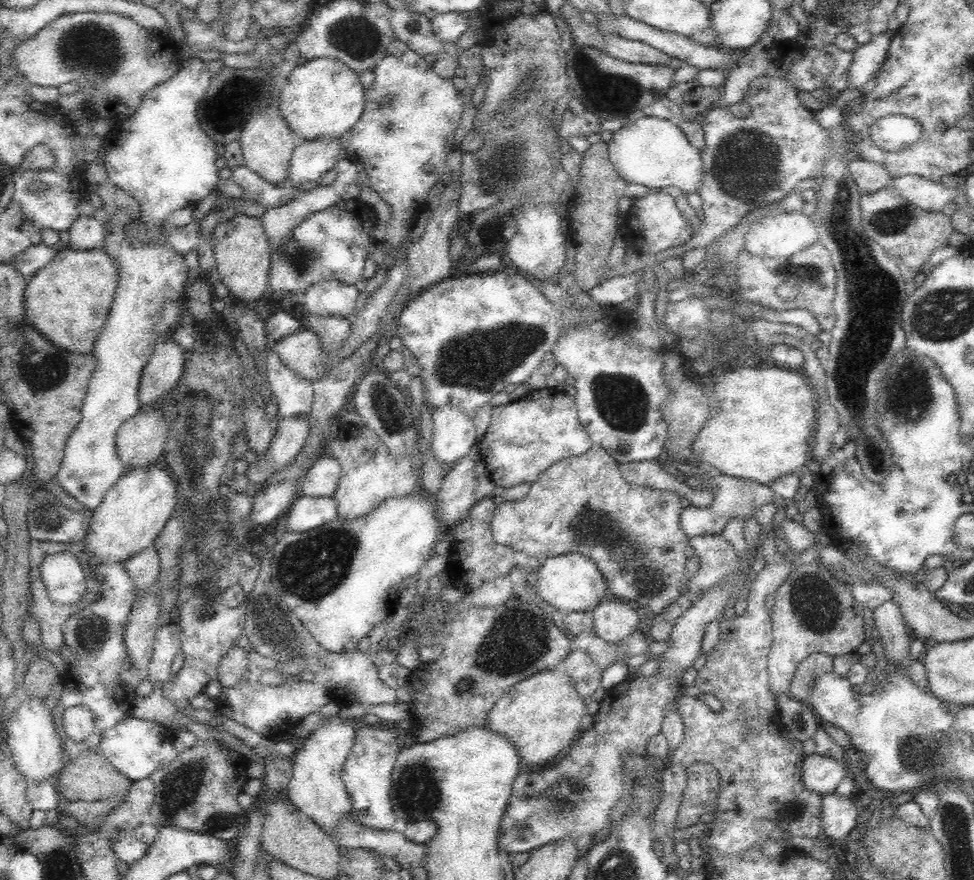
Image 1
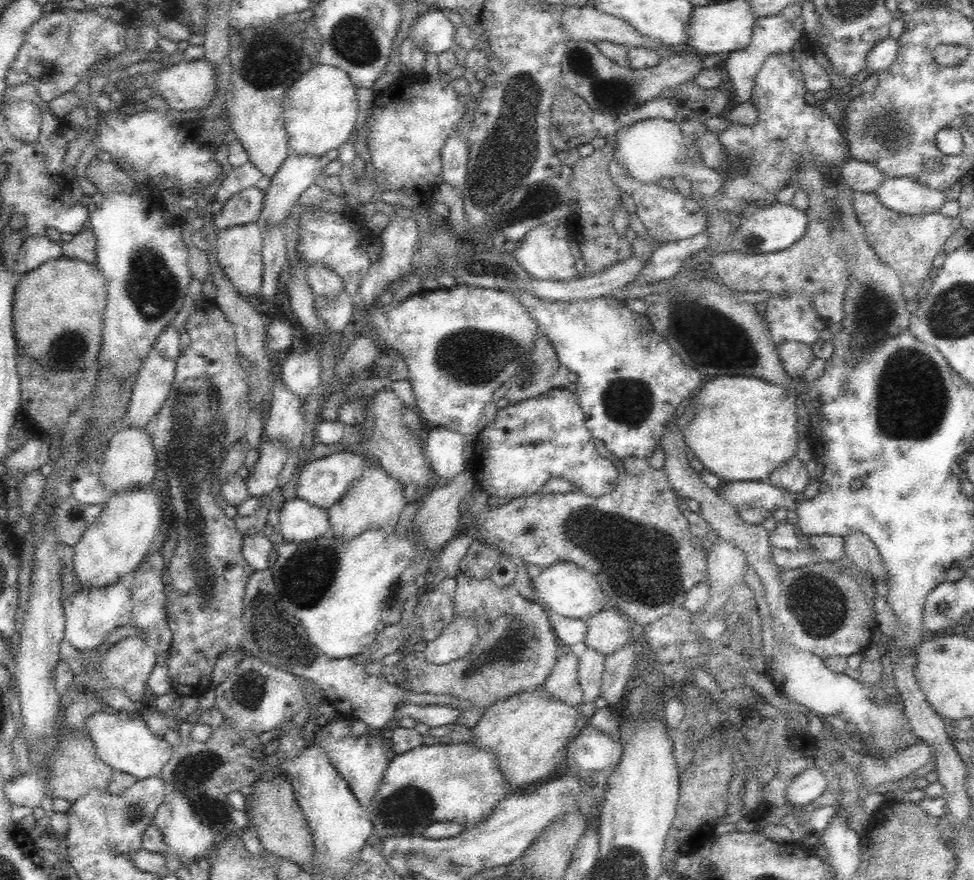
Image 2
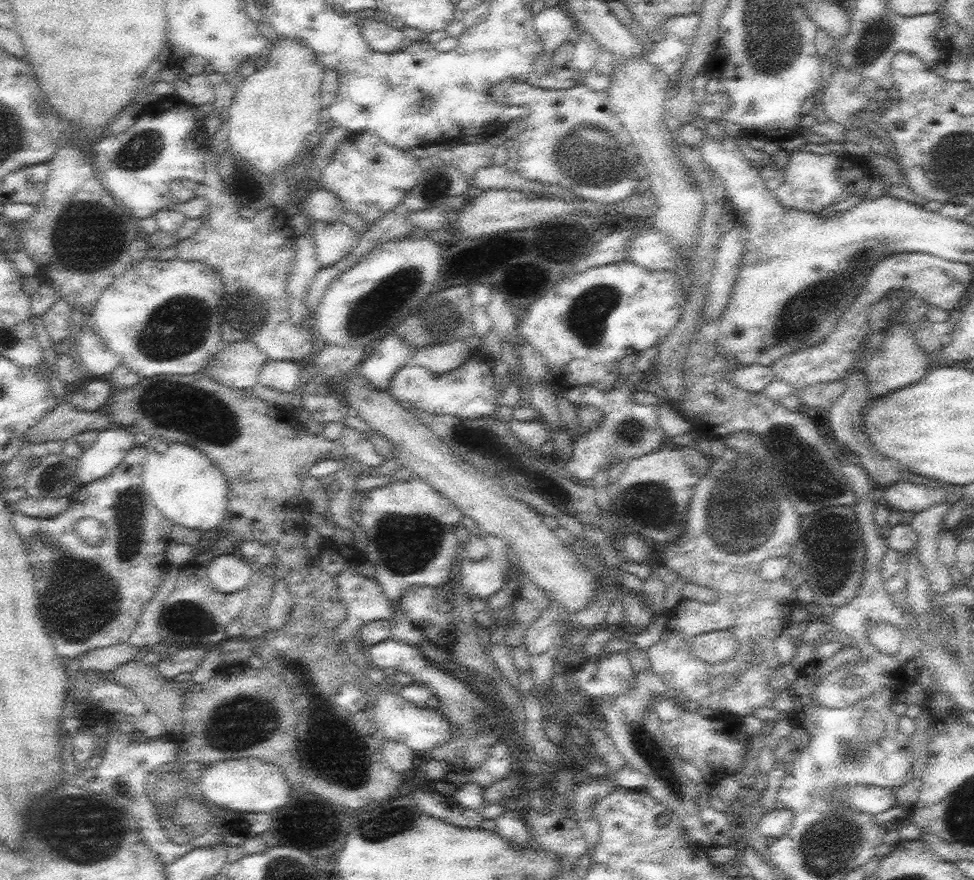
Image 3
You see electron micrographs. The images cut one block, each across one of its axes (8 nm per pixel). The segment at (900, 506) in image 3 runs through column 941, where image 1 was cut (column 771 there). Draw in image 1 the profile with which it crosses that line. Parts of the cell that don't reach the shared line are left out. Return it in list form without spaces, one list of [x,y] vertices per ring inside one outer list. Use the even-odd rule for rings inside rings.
[[[720,474],[709,477],[706,486],[713,492],[713,502],[704,508],[686,507],[680,516],[680,525],[688,538],[704,533],[720,534],[726,524],[732,519],[747,519],[754,516],[756,510],[764,504],[773,503],[776,493],[771,489],[771,485],[752,483],[748,479],[731,477]]]

